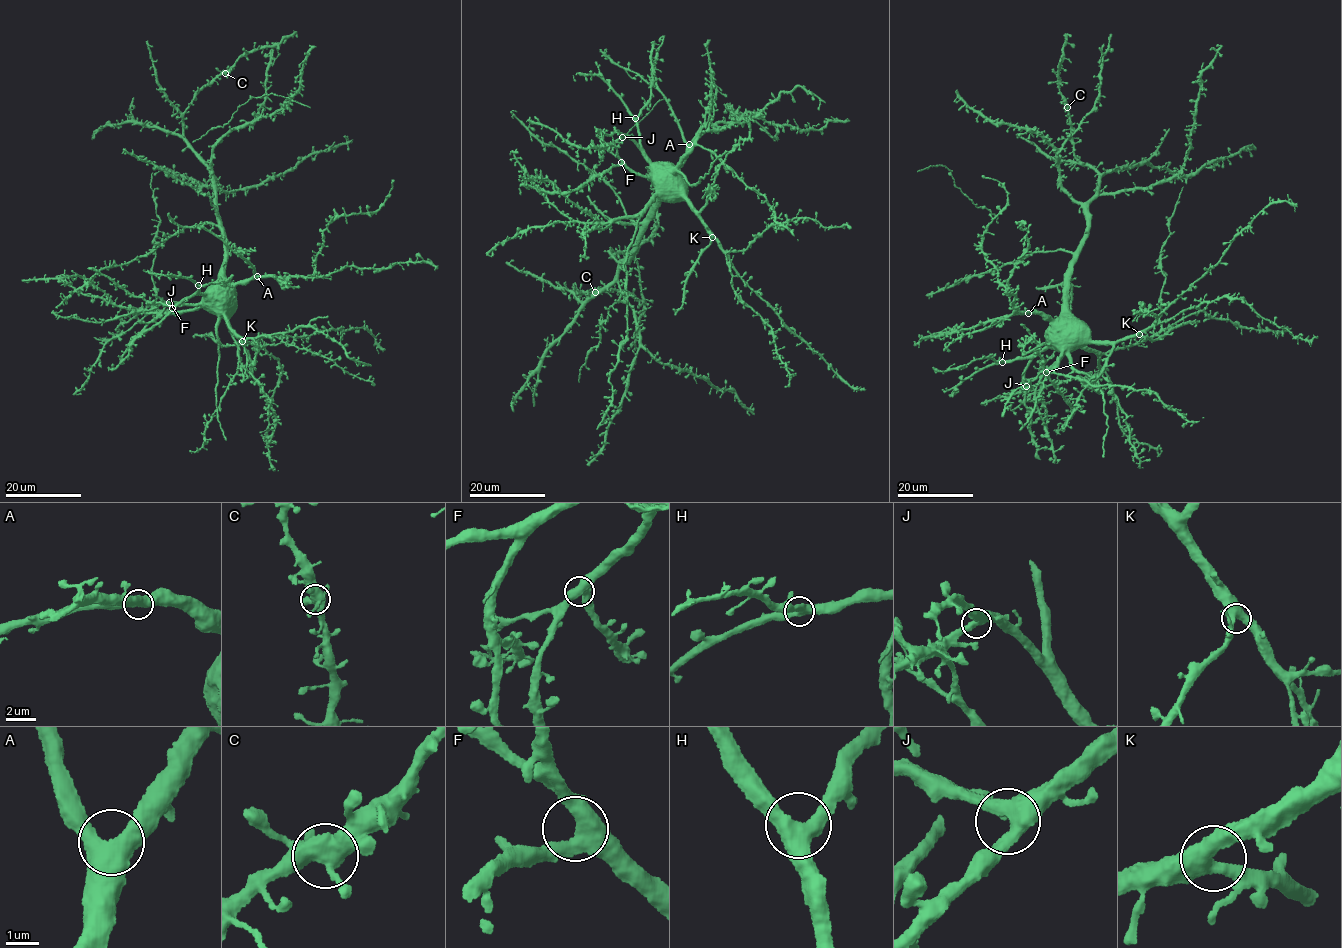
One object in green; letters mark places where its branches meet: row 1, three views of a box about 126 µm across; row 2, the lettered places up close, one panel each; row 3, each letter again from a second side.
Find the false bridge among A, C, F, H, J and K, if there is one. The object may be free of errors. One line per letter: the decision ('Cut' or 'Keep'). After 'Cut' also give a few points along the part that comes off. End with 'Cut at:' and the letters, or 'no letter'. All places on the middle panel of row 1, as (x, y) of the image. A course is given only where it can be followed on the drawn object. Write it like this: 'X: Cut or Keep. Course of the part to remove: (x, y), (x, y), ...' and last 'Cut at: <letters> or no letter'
A: Keep
C: Keep
F: Keep
H: Keep
J: Keep
K: Keep
Cut at: no letter

